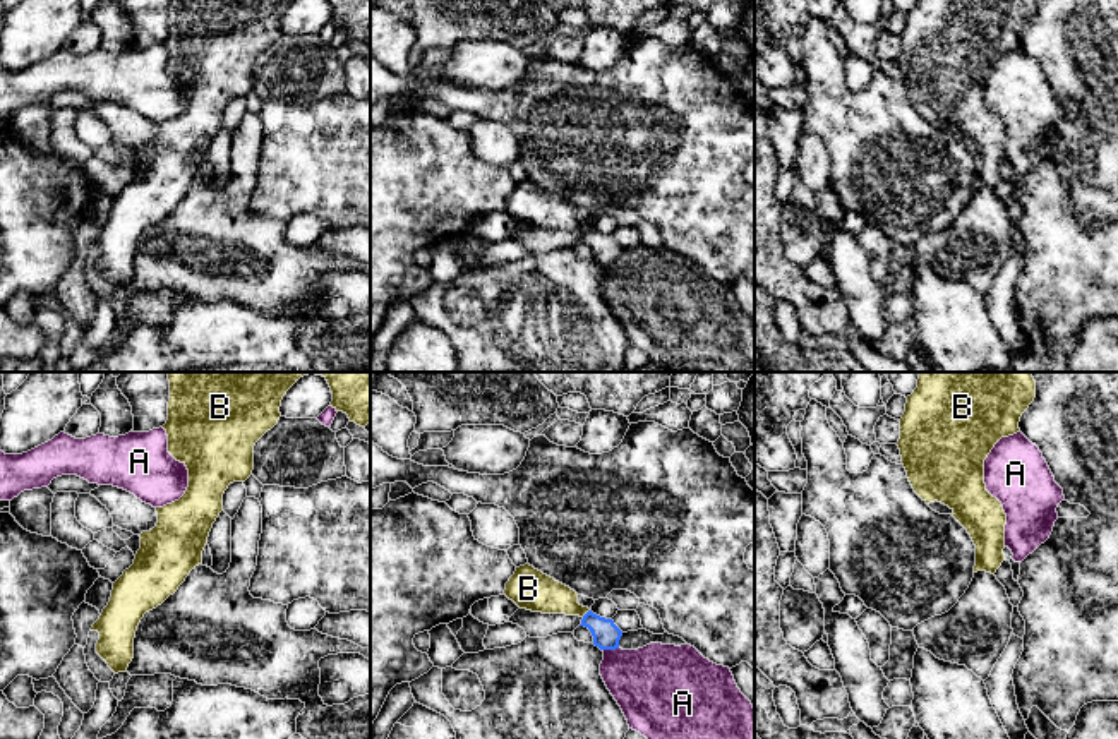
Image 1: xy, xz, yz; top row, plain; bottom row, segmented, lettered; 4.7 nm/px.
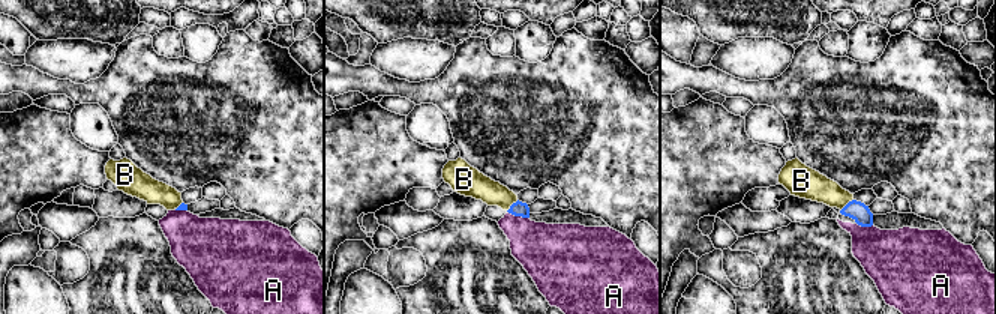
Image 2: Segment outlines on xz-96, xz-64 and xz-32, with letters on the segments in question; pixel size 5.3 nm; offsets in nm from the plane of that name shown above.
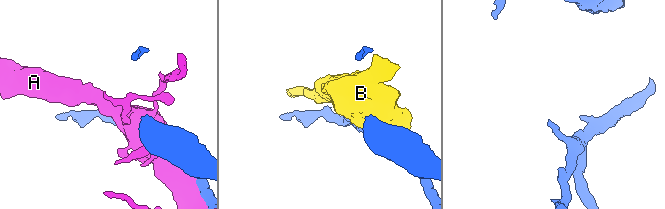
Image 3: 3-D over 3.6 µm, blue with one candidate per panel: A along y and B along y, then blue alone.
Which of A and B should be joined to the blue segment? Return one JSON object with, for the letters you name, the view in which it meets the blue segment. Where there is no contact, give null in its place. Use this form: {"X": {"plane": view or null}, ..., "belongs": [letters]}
{"belongs": []}

